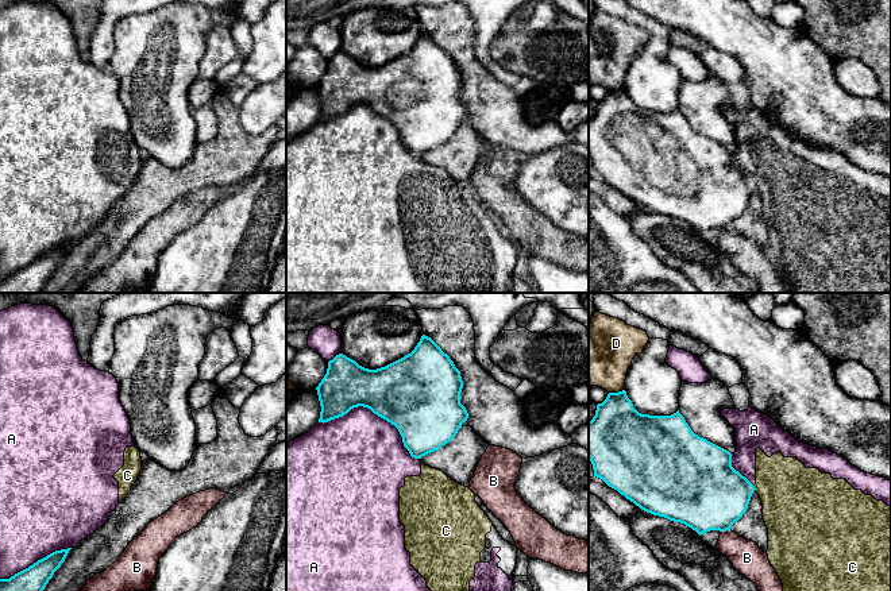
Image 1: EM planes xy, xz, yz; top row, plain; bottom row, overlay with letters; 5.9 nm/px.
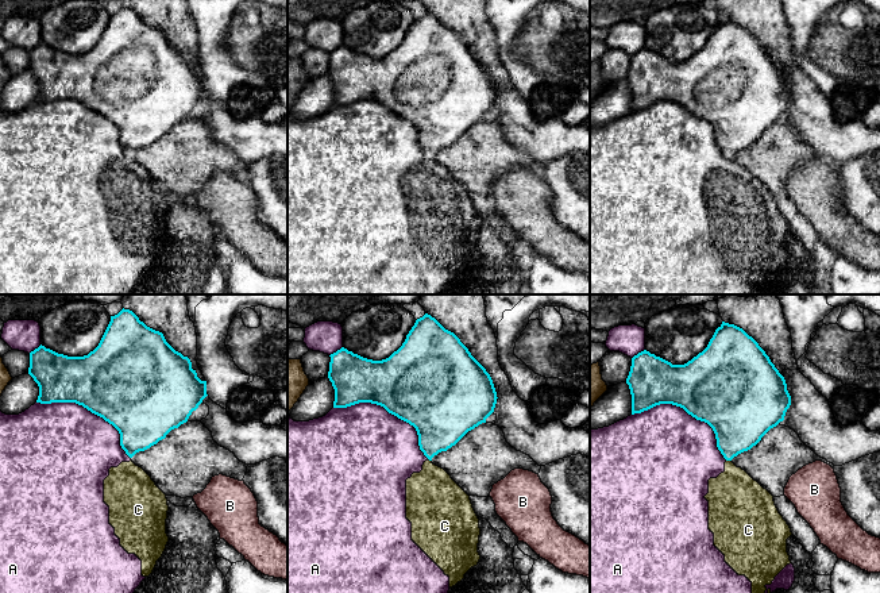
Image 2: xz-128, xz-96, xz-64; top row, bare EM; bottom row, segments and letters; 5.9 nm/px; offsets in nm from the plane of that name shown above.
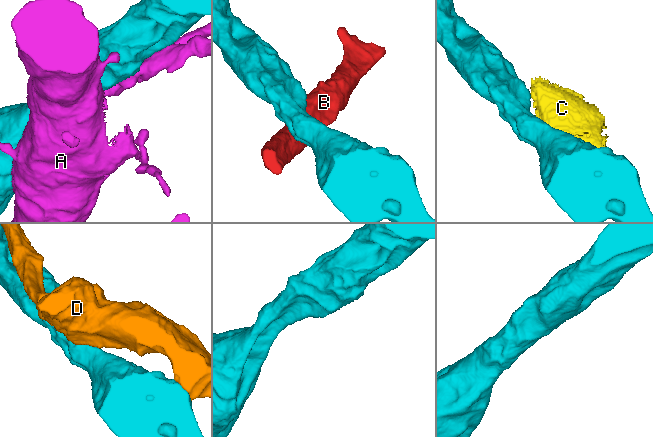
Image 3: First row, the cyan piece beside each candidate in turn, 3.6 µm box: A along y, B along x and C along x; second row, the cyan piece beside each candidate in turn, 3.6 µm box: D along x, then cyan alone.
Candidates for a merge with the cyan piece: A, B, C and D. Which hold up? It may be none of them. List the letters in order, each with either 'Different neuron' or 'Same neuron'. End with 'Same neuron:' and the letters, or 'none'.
A: Different neuron
B: Different neuron
C: Different neuron
D: Different neuron
Same neuron: none

